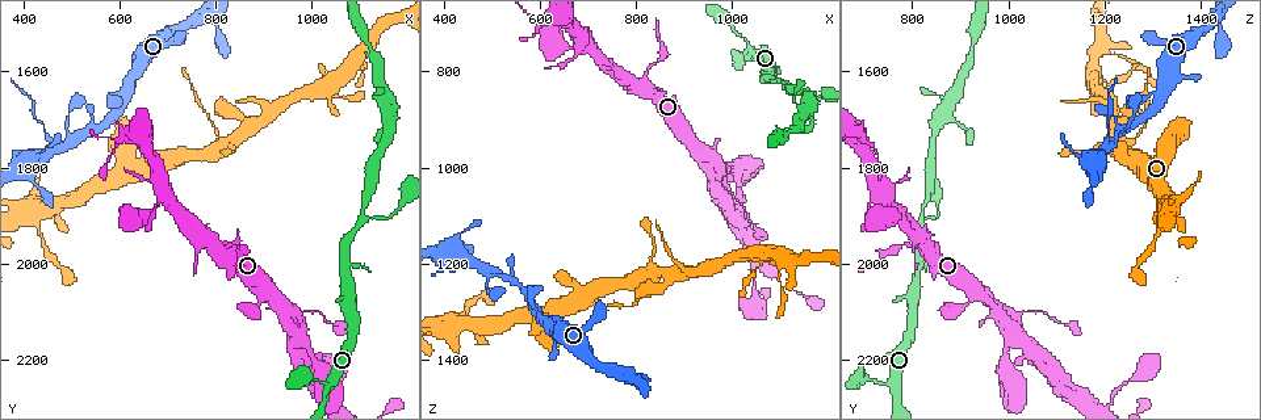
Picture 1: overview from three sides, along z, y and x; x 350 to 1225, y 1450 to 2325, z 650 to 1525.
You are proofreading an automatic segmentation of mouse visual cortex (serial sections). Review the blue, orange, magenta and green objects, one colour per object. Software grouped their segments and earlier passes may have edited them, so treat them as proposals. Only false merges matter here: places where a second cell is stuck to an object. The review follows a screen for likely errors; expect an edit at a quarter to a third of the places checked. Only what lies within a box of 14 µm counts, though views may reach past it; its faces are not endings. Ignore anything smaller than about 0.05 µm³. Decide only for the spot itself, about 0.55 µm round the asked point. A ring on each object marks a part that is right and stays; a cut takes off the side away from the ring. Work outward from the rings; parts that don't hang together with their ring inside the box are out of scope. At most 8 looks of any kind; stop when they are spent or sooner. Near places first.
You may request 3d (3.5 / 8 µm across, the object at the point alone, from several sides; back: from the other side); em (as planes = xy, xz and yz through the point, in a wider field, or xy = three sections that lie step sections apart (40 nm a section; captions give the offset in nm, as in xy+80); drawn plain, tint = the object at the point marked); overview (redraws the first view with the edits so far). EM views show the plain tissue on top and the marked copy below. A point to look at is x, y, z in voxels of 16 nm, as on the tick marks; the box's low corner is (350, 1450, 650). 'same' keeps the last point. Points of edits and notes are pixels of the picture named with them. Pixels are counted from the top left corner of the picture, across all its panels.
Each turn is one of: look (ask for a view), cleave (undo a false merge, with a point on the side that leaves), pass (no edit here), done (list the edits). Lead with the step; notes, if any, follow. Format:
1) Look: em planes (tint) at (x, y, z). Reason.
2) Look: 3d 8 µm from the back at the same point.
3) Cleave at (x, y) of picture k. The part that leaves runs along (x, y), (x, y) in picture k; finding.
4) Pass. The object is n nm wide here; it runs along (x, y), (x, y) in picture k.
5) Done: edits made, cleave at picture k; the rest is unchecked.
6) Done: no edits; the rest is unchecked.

Look: 3d 8 µm at (820, 1970, 820). Thin neck.

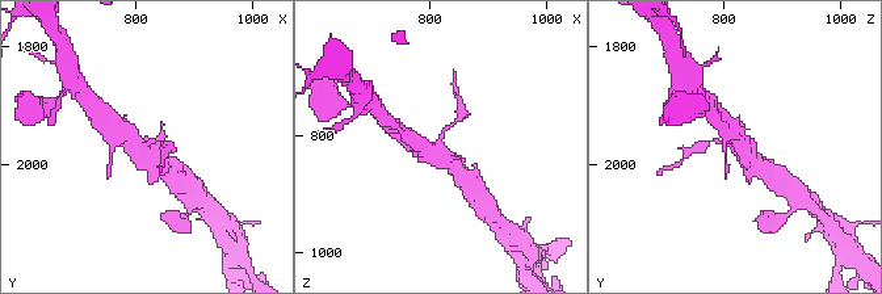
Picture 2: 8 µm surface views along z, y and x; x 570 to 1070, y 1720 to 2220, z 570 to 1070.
Look: 3d 3.5 µm at (815, 1970, 820).

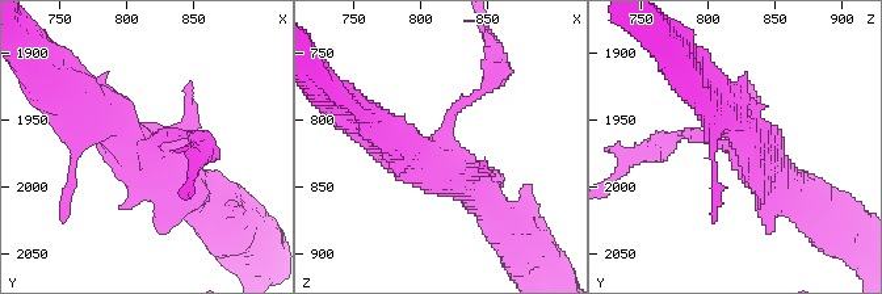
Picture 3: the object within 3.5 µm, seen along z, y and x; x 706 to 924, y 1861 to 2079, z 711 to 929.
Look: em xy step 3 (tint) at (818, 1970, 818). Shape alone is not enough.

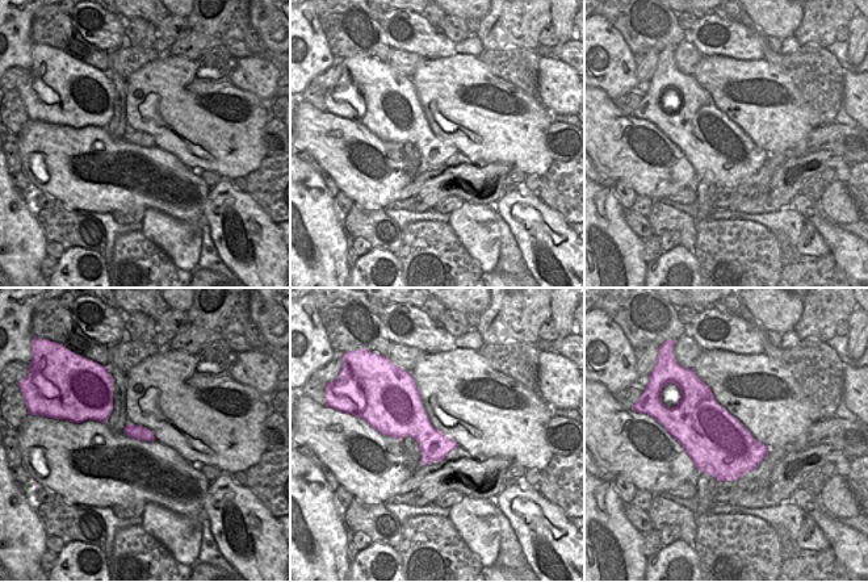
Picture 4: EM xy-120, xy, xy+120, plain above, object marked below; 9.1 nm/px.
Cleave at (656, 145) of picture 3. The object is 280 nm wide here; the part that leaves runs along (693, 131), (659, 139), (622, 167) in picture 3; two cells meet here.

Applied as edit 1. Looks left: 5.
Look: overview. See it whole again.

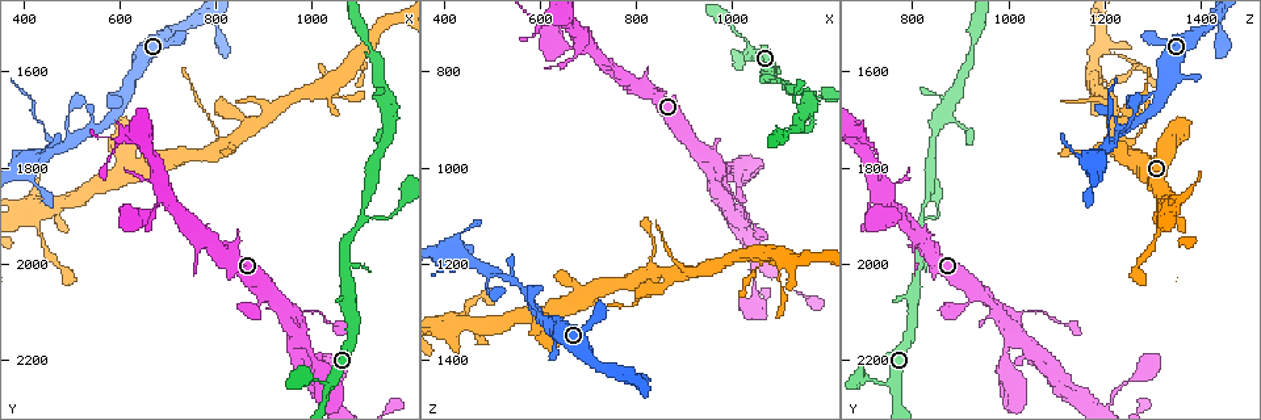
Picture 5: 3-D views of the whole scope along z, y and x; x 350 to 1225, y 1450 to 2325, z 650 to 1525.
Look: 3d 3.5 µm at (1100, 1915, 820). Three arms meet.

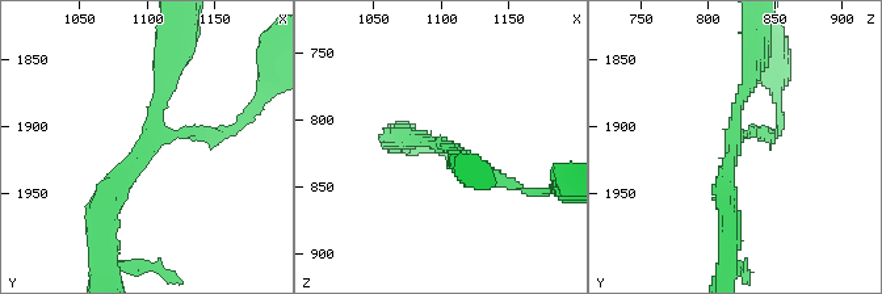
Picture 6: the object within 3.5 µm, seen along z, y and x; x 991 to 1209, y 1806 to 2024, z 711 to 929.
Look: em xy step 3 (tint) at (1100, 1912, 818).

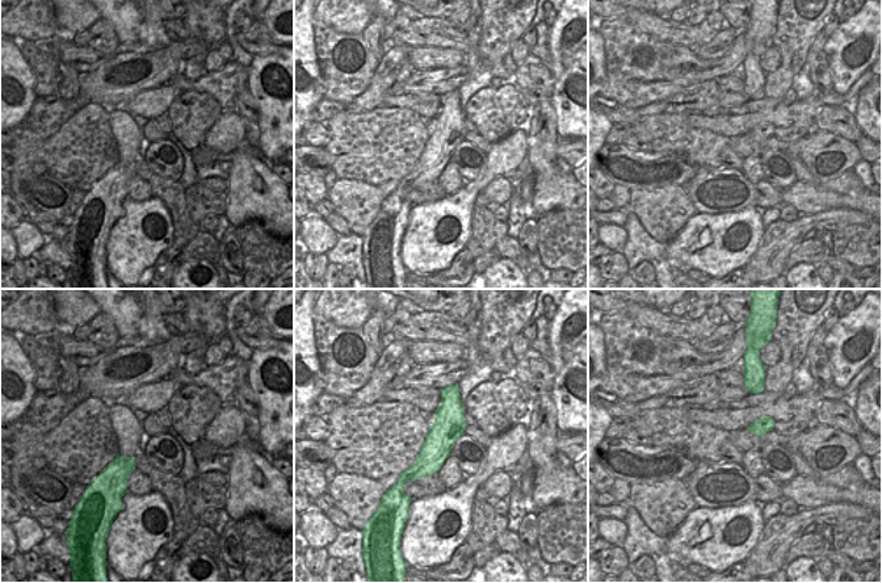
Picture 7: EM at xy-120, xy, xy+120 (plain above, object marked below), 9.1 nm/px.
Pass. 3 arms meet here; the arms are 150, 200, 250 nm wide; it runs along (104, 209), (148, 141), (168, 59) in picture 6; all the same cell.

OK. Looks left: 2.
Look: 3d 3.5 µm at (505, 1750, 1210). Abrupt turn.

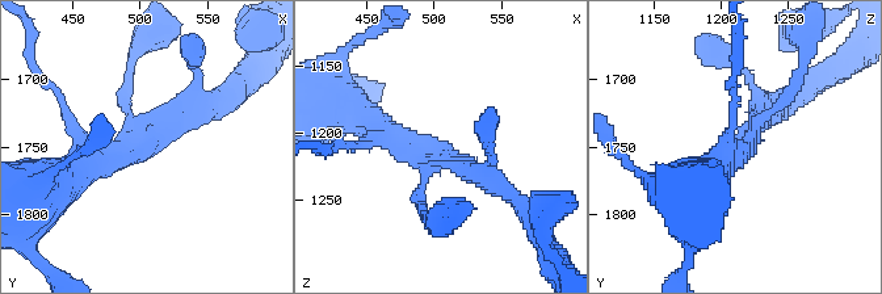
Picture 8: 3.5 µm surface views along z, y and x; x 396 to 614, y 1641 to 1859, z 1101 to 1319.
Look: em xy step 1 (tint) at (506, 1748, 1216). Shape alone is not enough.

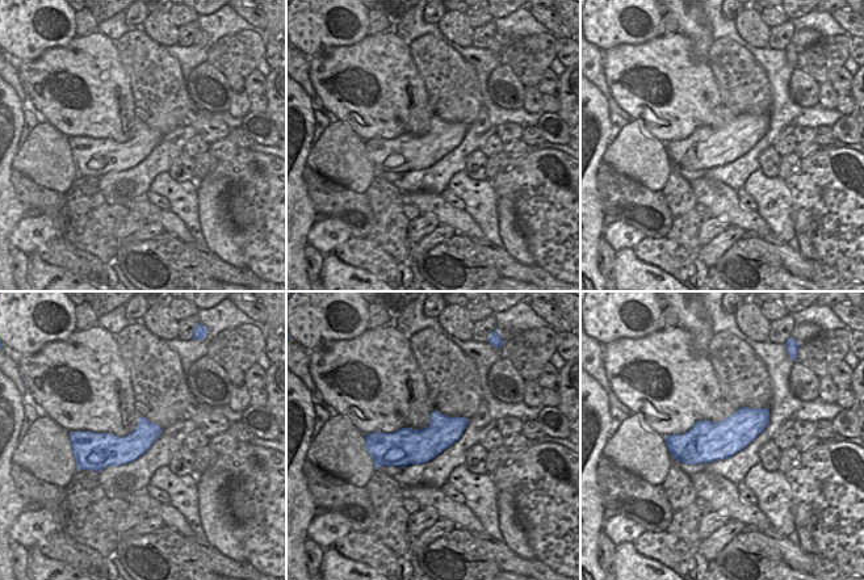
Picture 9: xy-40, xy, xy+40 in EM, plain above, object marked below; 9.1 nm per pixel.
Pass. The object is 340 nm wide here; it runs along (214, 100), (142, 152), (78, 172) in picture 8; one cell here.

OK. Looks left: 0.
Done: edits made, cleave at picture 3; the rest is unchecked.

